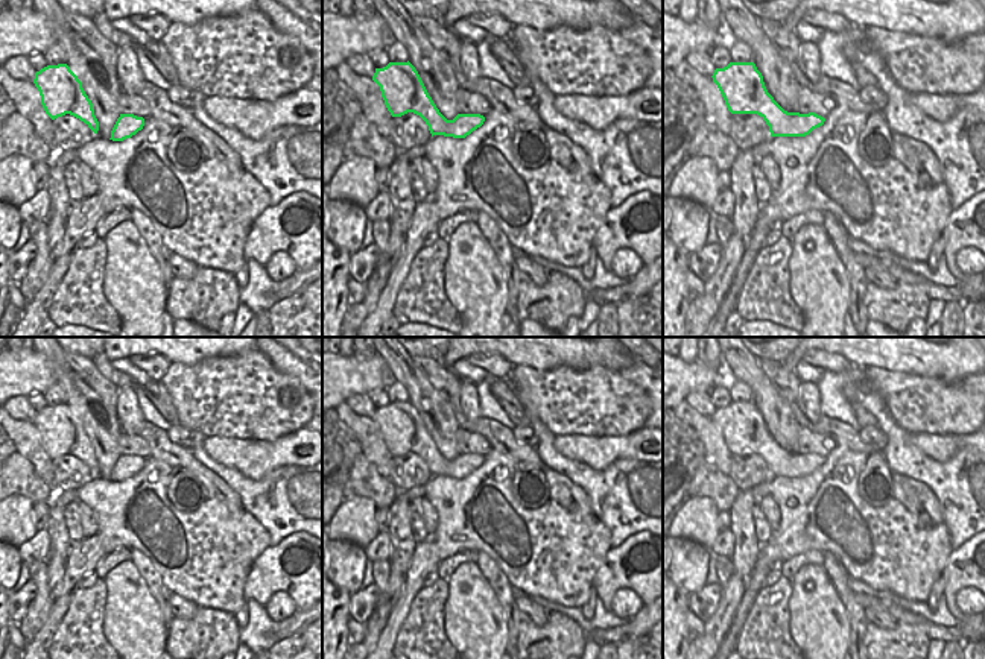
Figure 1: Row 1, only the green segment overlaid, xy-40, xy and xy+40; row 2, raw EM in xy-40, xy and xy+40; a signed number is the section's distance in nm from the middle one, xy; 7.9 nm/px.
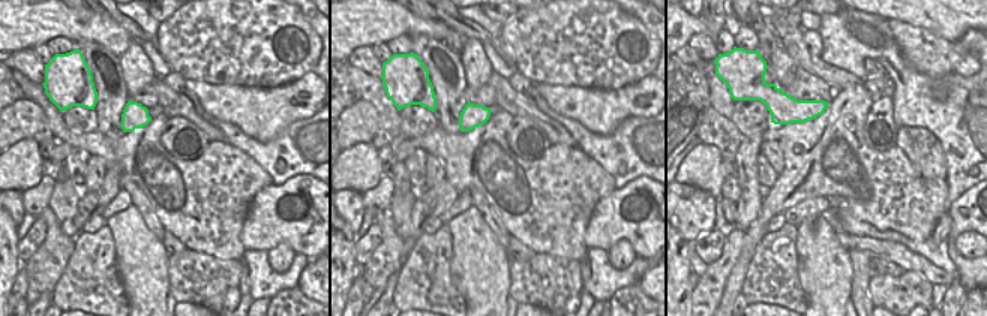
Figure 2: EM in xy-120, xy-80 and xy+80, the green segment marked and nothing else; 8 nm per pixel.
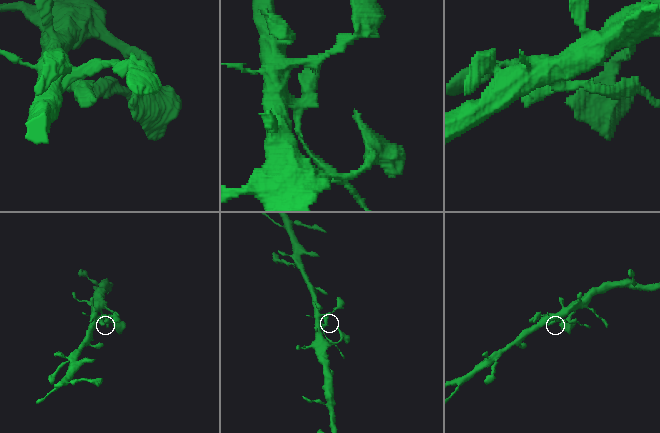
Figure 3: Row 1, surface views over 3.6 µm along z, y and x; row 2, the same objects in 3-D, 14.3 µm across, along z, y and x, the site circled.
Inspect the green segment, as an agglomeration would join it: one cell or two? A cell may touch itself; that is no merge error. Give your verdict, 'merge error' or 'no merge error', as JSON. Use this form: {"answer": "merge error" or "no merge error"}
{"answer": "merge error"}

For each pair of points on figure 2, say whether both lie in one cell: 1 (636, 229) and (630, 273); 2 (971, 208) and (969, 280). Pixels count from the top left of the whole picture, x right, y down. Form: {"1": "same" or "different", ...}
{"1": "different", "2": "same"}

